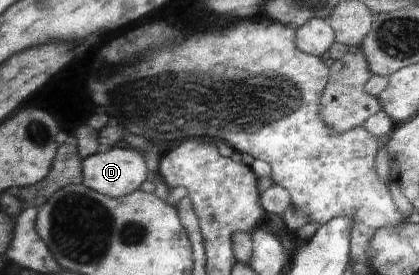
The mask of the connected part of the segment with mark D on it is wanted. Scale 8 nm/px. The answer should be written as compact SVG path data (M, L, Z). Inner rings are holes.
M129 147L101 148L82 163L82 183L113 198L136 191L146 181L144 157L138 150Z

